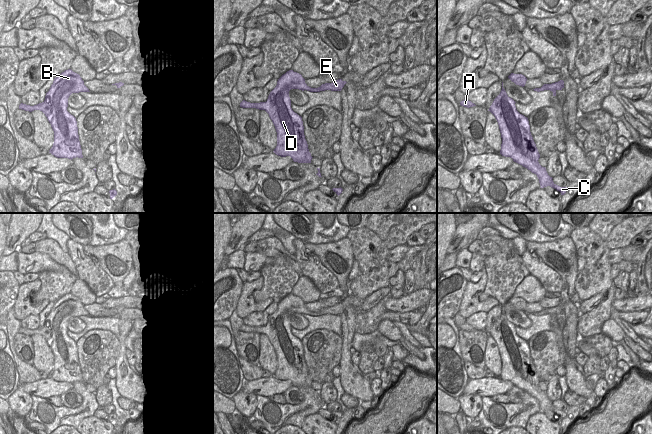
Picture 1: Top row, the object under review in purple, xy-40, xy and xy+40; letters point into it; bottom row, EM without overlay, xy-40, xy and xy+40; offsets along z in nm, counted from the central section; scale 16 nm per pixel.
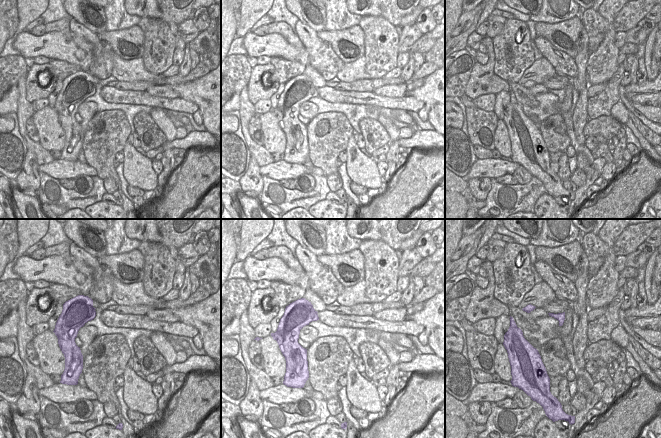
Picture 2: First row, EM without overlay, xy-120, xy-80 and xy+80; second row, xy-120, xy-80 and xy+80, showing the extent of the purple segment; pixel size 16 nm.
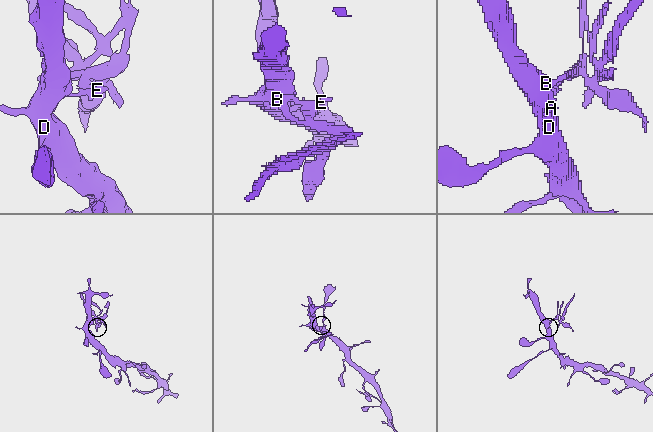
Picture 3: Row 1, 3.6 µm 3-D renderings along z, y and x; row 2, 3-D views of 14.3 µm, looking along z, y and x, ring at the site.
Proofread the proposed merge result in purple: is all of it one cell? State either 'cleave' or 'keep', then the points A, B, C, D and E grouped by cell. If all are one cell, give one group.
cleave; groups A B C D / E

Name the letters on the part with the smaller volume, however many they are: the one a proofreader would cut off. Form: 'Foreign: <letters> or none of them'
Foreign: E

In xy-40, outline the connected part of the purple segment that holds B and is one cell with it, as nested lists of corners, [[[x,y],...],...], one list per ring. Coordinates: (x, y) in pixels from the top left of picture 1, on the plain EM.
[[[68,293],[54,302],[42,327],[19,329],[19,333],[40,334],[45,338],[54,355],[54,367],[49,377],[57,382],[83,382],[76,342],[67,335],[69,320],[79,316],[90,315],[80,299]]]

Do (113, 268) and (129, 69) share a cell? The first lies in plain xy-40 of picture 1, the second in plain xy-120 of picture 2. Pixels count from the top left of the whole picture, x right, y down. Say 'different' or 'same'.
different

